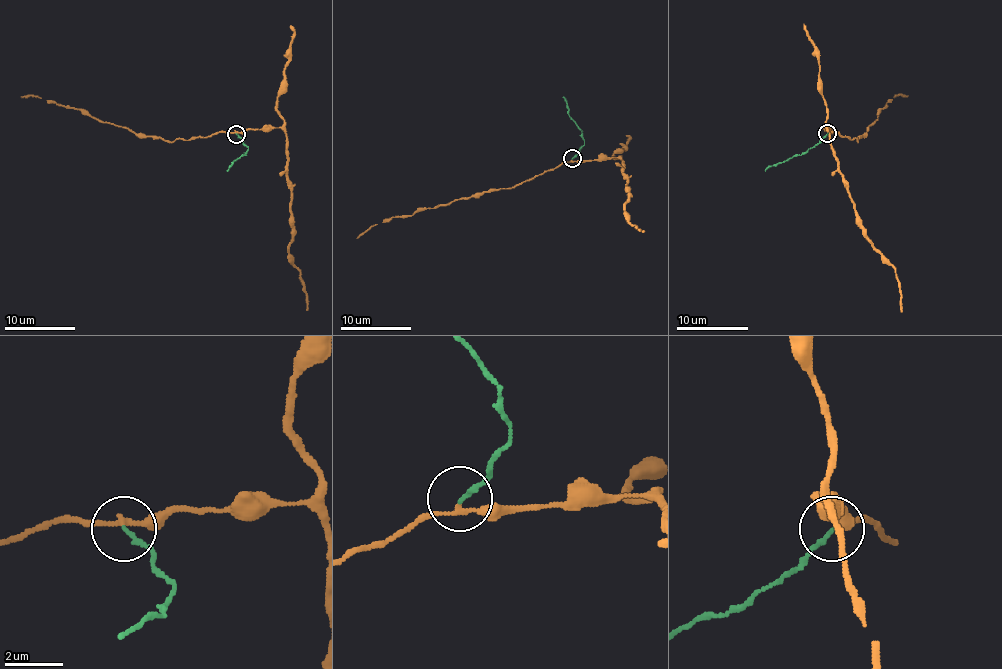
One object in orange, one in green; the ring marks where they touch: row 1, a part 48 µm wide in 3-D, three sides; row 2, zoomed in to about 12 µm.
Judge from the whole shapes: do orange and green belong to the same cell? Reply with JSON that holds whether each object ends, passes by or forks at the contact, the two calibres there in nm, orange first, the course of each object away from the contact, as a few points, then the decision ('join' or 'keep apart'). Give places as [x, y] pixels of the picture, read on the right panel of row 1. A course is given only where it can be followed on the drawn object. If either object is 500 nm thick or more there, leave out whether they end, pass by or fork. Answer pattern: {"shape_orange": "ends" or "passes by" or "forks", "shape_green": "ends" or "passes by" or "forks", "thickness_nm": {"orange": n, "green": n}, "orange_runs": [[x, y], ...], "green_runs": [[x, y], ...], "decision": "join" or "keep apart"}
{"shape_orange": "passes by", "shape_green": "ends", "thickness_nm": {"orange": 140, "green": 170}, "orange_runs": [[828, 132], [837, 172], [854, 204], [855, 224], [895, 272], [902, 312]], "green_runs": [[827, 134], [816, 145], [769, 166], [765, 172]], "decision": "keep apart"}

